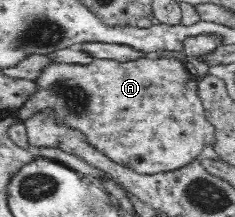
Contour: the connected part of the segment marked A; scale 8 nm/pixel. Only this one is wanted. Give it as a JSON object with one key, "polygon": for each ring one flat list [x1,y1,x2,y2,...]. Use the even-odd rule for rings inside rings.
{"polygon":[[149,55,119,62,94,59,89,65,49,65,36,81,39,91,18,109,16,117,22,122,43,109,57,109,62,121,82,131,87,142,103,152,111,161,127,166,140,174,153,175,170,172,201,158,203,148,213,148,219,141,215,126,206,117,199,98,199,77,185,69,185,63,174,55]]}

